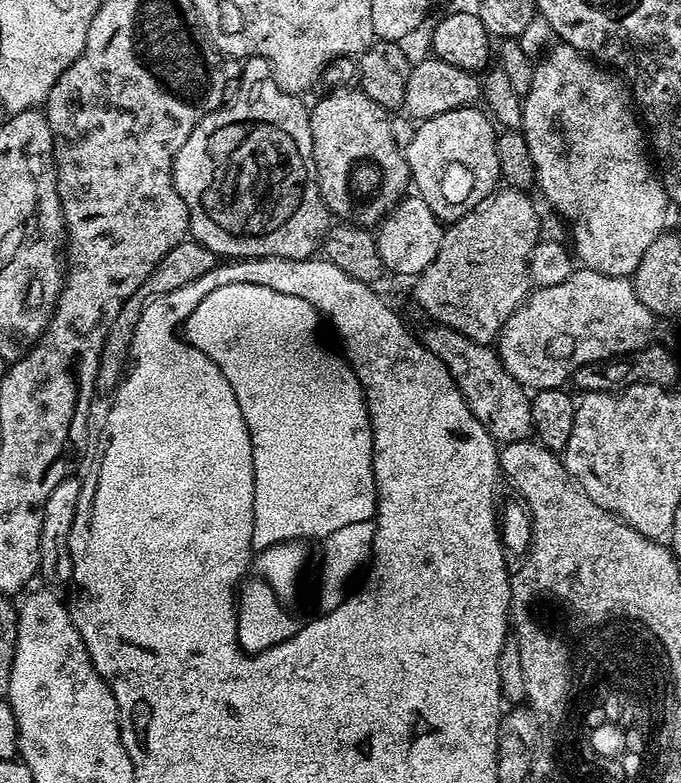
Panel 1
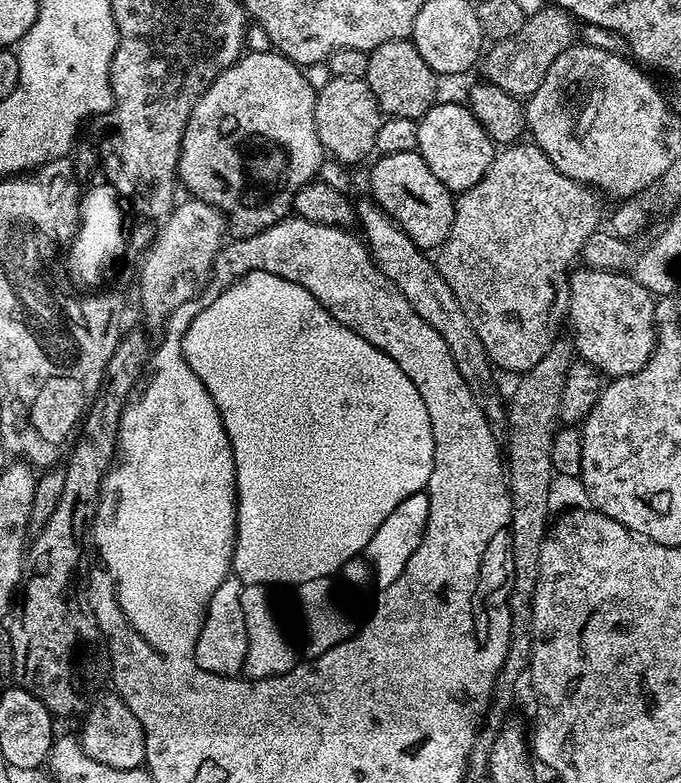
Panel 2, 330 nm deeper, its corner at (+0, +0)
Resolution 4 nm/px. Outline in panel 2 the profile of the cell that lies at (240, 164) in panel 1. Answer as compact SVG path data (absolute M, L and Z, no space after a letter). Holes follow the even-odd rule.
M275 50L268 52L248 52L245 51L239 60L235 60L216 80L209 84L208 88L200 95L190 118L186 122L184 137L180 143L180 166L178 169L178 180L181 185L189 188L191 195L197 200L204 200L207 204L213 204L217 210L224 213L227 227L233 237L253 236L270 226L274 226L278 221L285 219L292 212L292 203L298 194L298 190L303 184L310 184L317 179L321 164L326 159L324 147L320 145L320 139L316 133L316 123L314 122L314 106L316 105L317 89L306 82L301 65L281 56Z

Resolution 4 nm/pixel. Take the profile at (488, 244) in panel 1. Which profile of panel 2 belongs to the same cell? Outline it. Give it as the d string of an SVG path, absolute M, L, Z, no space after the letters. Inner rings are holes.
M517 142L501 147L495 153L490 162L490 166L486 170L486 174L477 184L470 186L465 192L459 193L455 197L456 213L454 214L454 222L450 226L450 234L444 239L443 244L438 249L438 255L435 257L434 263L442 278L445 279L446 285L450 286L453 291L454 298L461 304L462 310L466 314L466 318L472 324L473 330L478 338L481 339L482 346L489 360L497 369L505 368L508 372L516 372L515 374L523 374L529 372L534 366L538 366L538 362L542 362L542 358L546 354L546 350L550 350L554 339L552 327L559 320L562 320L560 308L556 303L560 300L560 291L567 289L570 284L570 269L572 262L581 255L581 248L601 227L600 224L600 204L596 201L597 193L589 188L586 184L579 184L574 178L566 178L566 174L559 172L554 166L554 162L550 162L550 158L546 158L544 151L537 146L535 142Z

